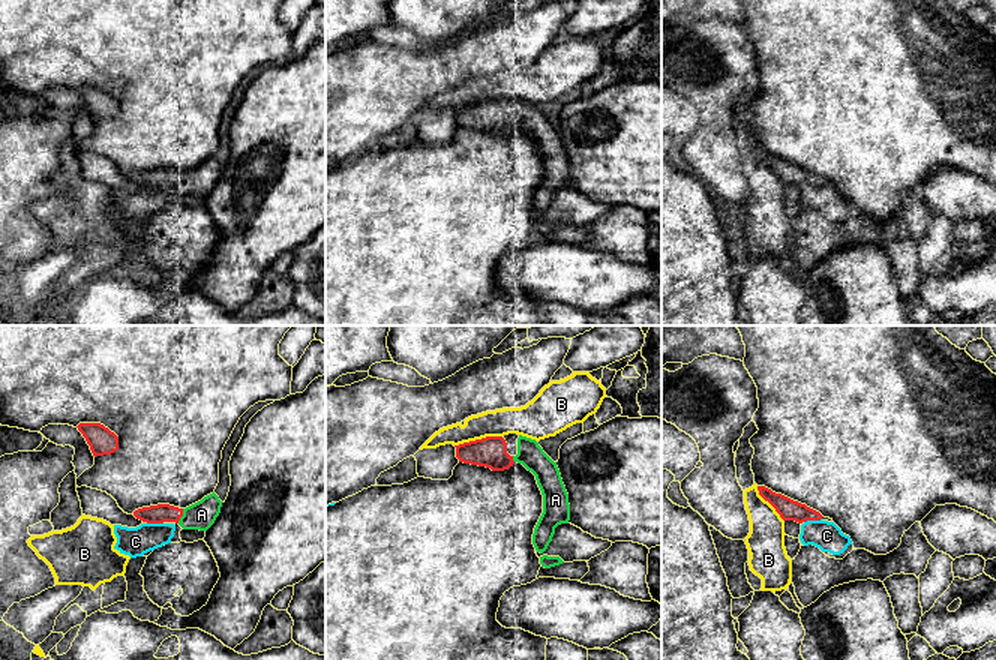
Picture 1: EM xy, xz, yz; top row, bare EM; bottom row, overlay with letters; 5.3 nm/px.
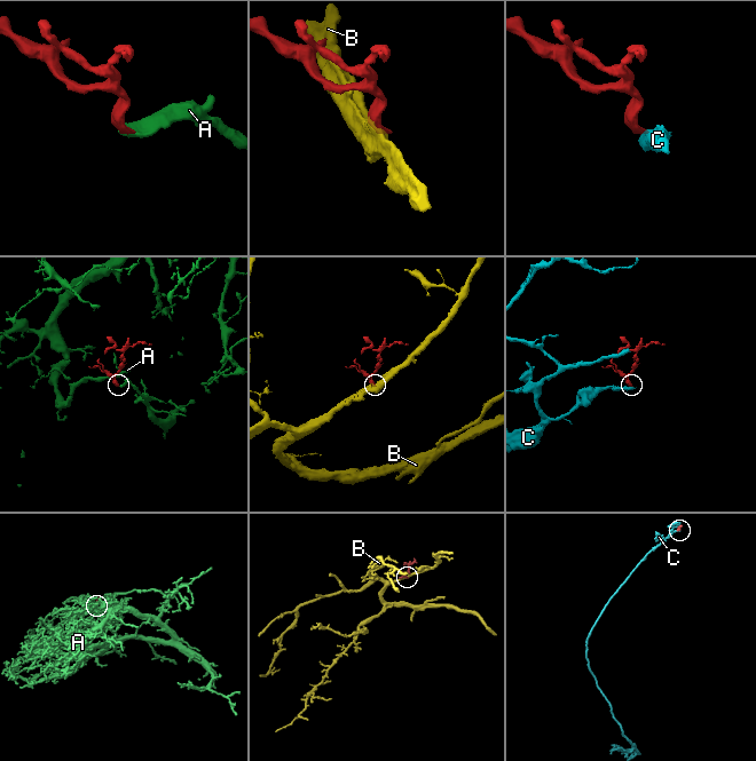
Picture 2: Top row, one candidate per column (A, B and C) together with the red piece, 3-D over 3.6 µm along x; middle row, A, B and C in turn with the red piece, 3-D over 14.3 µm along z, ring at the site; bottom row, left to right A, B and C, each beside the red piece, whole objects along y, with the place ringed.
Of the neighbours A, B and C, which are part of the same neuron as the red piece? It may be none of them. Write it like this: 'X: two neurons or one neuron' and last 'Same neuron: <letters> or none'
A: one neuron
B: two neurons
C: two neurons
Same neuron: A

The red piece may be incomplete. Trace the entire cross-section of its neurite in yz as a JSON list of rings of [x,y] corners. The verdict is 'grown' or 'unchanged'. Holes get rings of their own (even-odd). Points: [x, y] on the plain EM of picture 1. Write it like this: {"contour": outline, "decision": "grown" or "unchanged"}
{"contour": [[[758,150],[758,154],[759,159],[776,172],[783,184],[802,188],[807,184],[820,184],[824,182],[819,176],[807,171],[806,168],[794,165],[782,158],[776,158],[765,150]]], "decision": "unchanged"}

